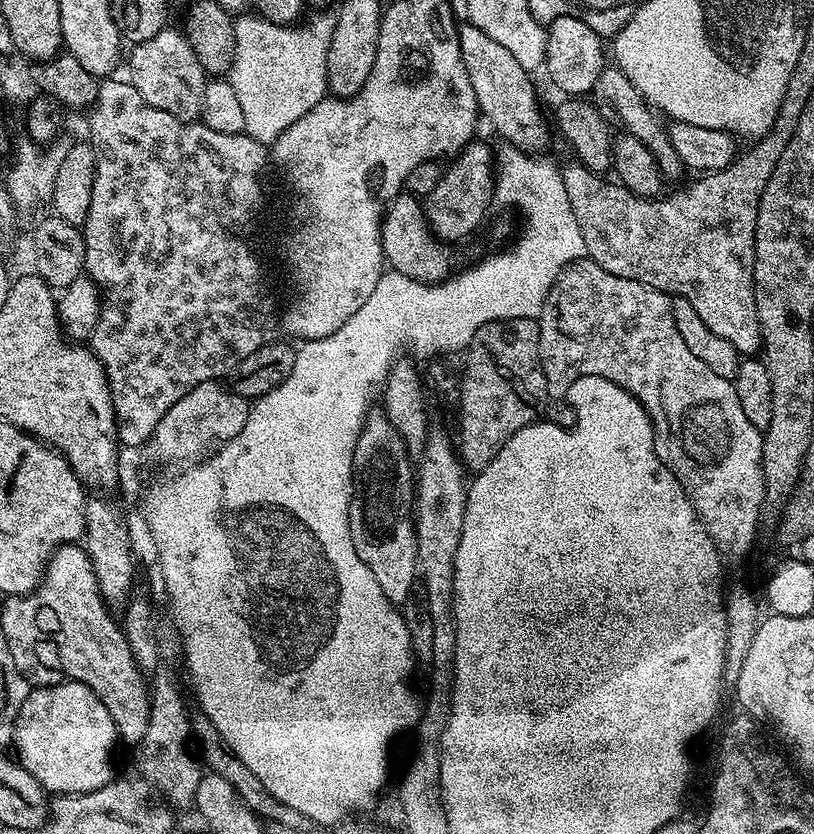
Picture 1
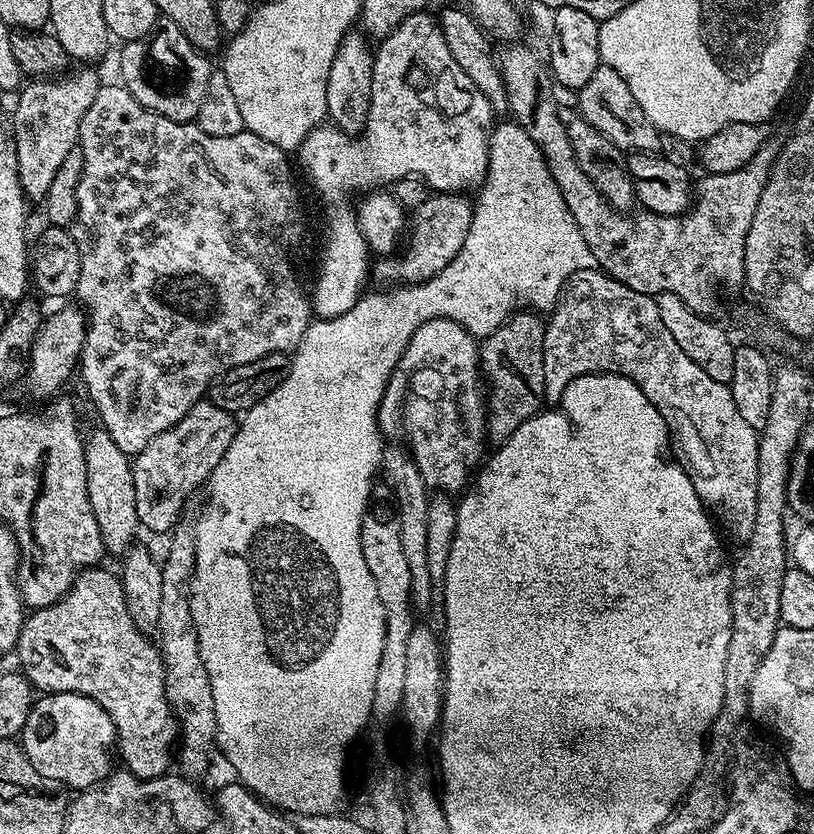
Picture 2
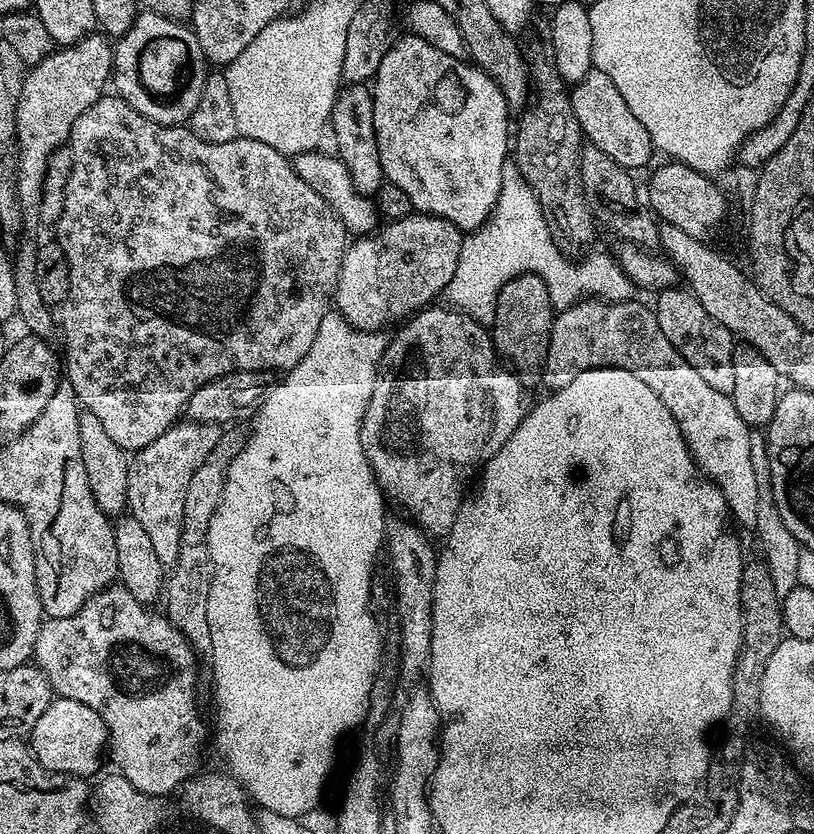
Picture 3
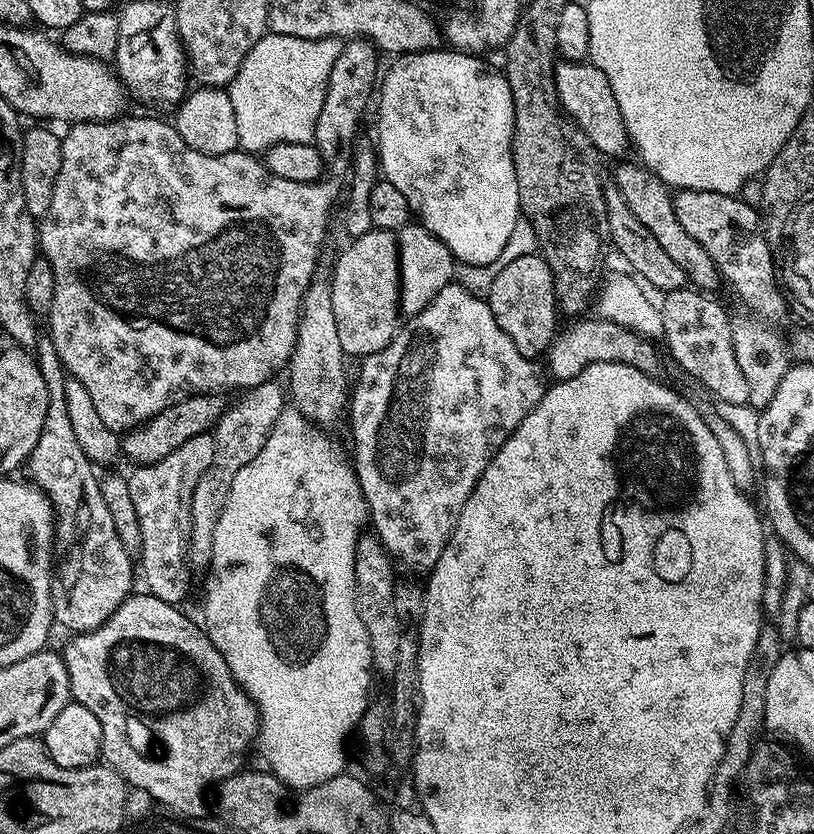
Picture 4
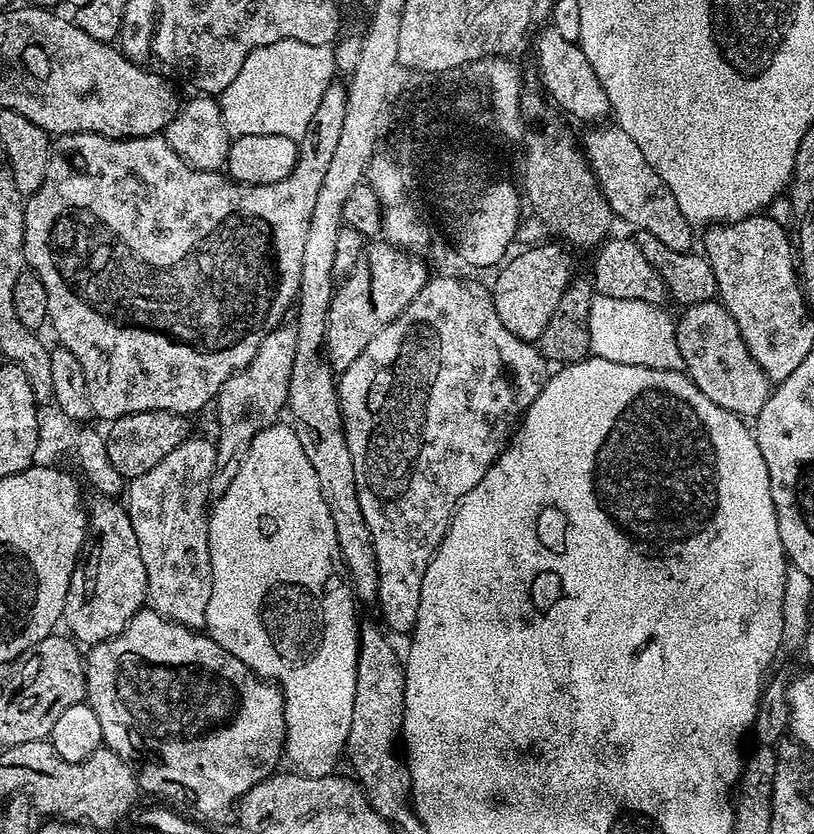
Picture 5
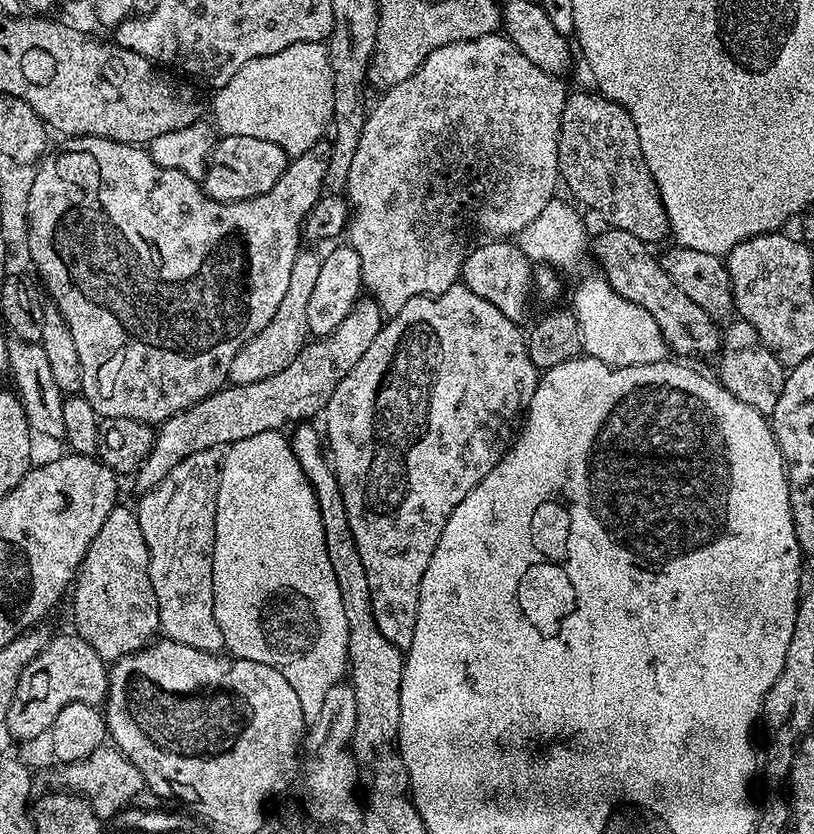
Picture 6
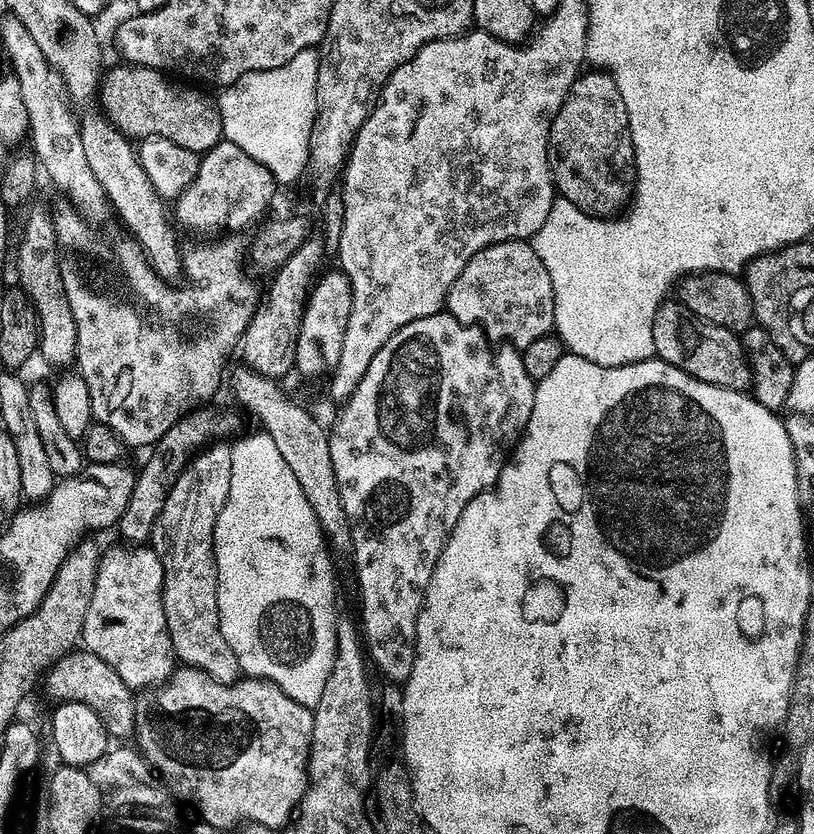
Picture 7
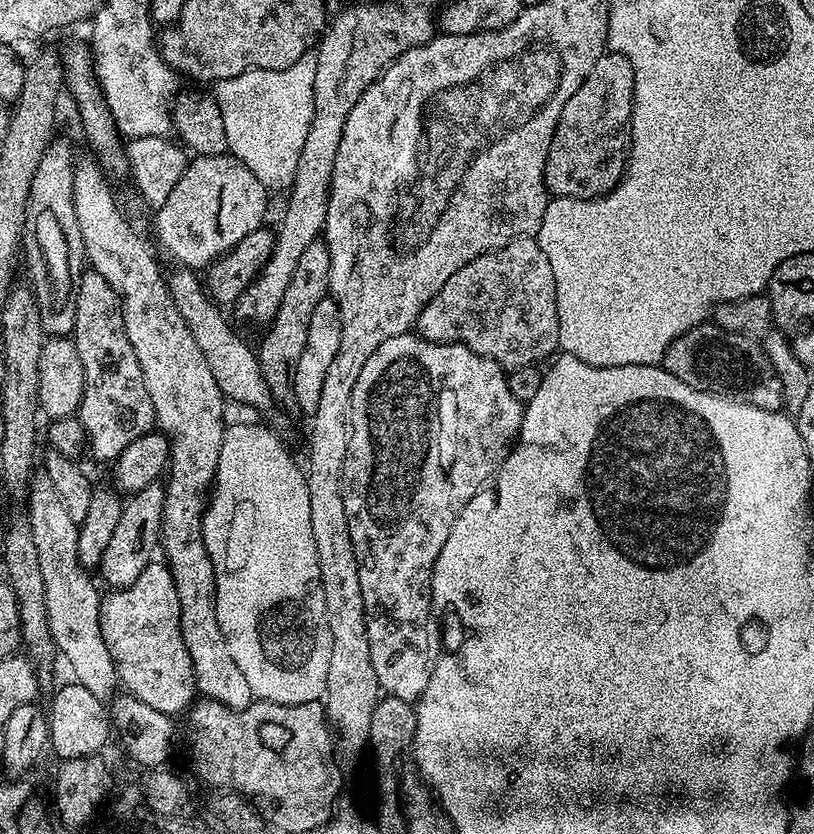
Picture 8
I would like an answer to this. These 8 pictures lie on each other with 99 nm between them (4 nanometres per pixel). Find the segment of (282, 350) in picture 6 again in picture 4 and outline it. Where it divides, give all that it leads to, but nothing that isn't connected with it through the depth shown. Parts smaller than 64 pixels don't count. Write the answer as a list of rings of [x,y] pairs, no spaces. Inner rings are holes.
[[[276,382],[259,384],[241,391],[236,401],[229,403],[216,423],[214,435],[214,462],[206,466],[206,474],[198,478],[198,486],[194,486],[194,498],[190,502],[190,564],[193,569],[207,569],[212,562],[214,546],[214,526],[218,526],[218,518],[222,518],[222,510],[226,510],[226,498],[230,498],[230,486],[234,486],[234,477],[246,462],[253,460],[266,446],[266,438],[274,430],[278,418],[286,411],[286,392]]]

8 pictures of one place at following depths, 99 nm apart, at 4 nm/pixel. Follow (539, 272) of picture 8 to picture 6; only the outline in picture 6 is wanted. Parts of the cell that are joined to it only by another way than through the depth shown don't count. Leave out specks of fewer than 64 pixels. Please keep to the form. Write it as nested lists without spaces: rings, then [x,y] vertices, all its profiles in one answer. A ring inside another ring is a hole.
[[[484,242],[481,248],[473,247],[464,257],[462,283],[474,294],[489,300],[506,314],[506,318],[517,322],[523,321],[528,312],[528,296],[533,295],[532,273],[533,261],[516,242]],[[476,248],[476,249],[475,249]]]

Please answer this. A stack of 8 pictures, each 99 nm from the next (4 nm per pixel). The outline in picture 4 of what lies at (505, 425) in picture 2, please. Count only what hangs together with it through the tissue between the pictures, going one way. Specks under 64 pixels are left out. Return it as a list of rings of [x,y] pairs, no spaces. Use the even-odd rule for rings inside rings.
[[[543,255],[519,256],[501,263],[486,289],[486,299],[498,326],[502,326],[510,342],[518,346],[518,354],[537,358],[536,356],[543,357],[547,353],[558,331],[558,305],[556,279]]]

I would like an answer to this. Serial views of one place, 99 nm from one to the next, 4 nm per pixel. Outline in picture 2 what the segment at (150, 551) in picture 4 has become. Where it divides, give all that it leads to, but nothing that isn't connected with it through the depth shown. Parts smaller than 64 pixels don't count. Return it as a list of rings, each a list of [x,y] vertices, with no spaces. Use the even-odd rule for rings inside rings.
[[[201,402],[135,456],[132,460],[134,502],[143,527],[165,534],[177,527],[176,515],[183,510],[184,499],[211,477],[226,450],[230,450],[237,427],[238,420],[233,413],[222,410],[217,404]]]

